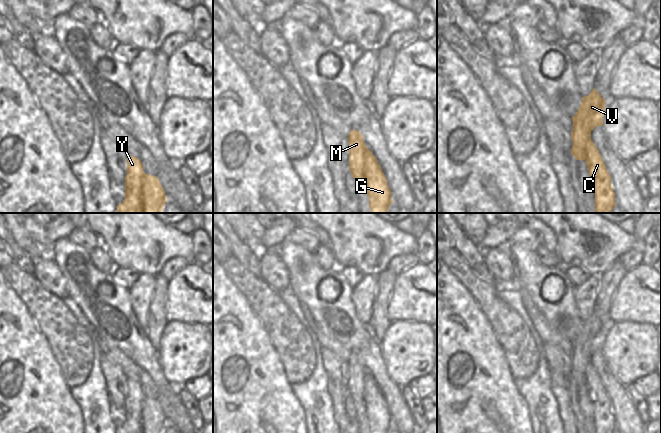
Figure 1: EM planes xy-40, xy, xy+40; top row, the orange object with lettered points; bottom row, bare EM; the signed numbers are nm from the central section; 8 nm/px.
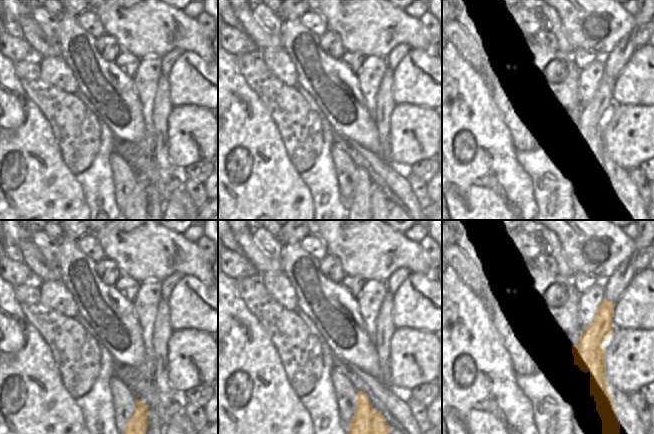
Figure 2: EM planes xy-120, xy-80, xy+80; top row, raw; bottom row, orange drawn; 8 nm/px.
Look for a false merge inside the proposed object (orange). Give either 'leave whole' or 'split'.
split

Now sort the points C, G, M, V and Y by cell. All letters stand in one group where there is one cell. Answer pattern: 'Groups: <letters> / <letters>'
Groups: C G / M V Y.

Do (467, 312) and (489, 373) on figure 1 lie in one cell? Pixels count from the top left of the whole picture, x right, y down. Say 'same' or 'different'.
same

